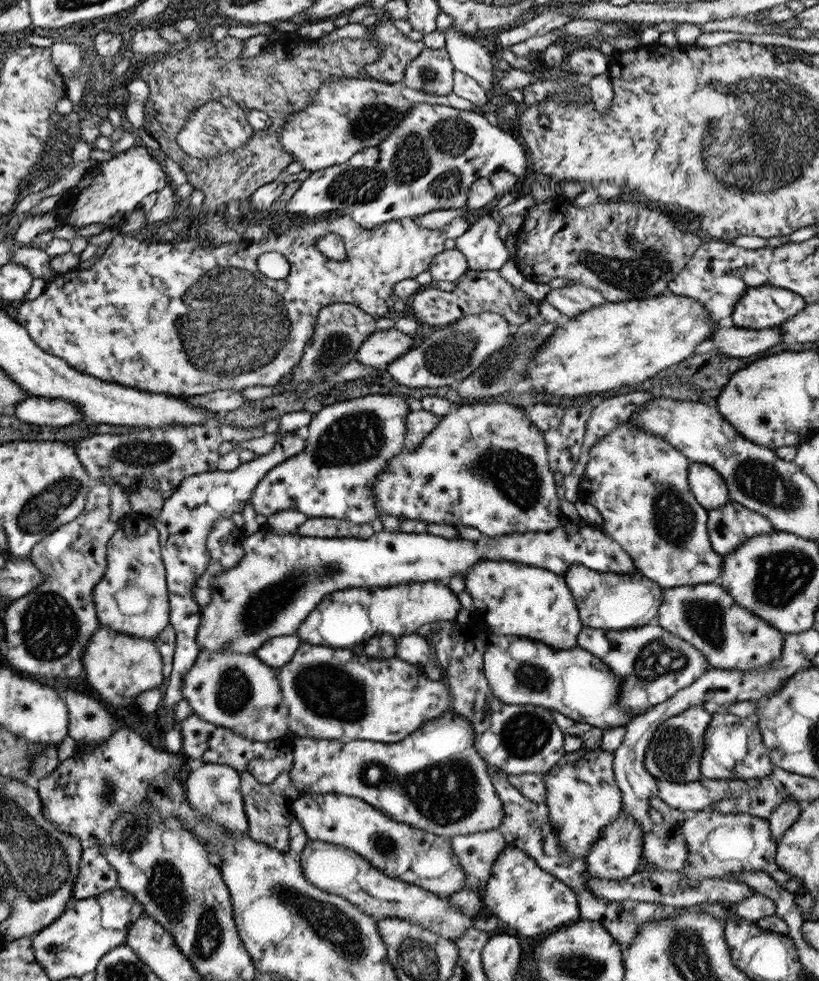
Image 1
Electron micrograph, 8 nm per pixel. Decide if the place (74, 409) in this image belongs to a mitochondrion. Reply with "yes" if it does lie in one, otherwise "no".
no

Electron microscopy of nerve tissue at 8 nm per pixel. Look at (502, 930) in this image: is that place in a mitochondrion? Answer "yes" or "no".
no

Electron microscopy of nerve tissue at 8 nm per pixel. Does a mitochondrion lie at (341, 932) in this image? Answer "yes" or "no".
yes

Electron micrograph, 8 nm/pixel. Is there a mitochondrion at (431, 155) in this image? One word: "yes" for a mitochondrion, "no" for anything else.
yes

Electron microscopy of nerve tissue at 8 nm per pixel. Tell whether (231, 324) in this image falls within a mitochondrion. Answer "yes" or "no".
yes

